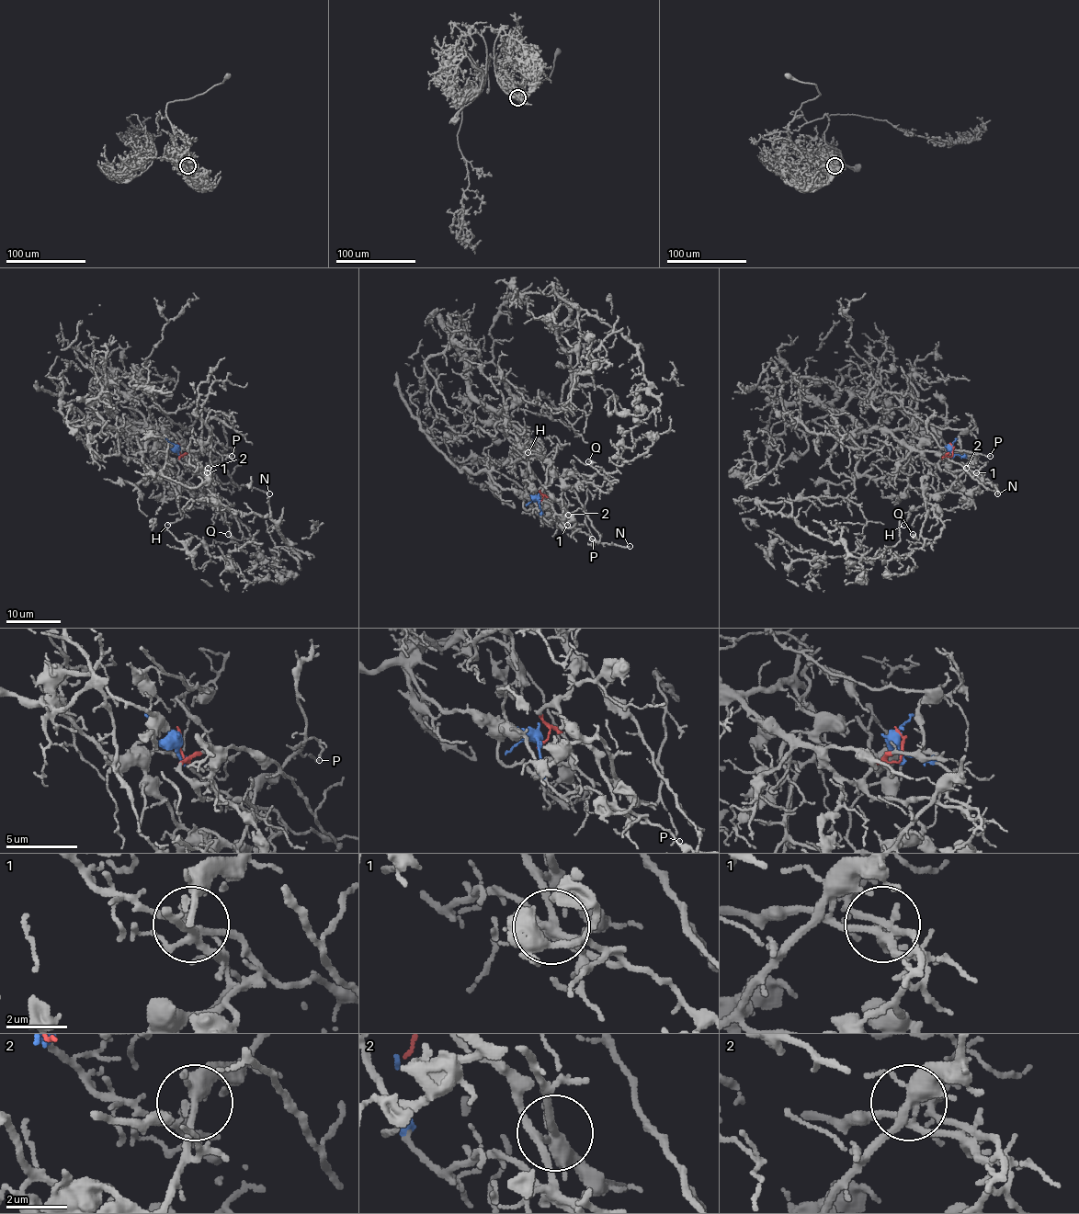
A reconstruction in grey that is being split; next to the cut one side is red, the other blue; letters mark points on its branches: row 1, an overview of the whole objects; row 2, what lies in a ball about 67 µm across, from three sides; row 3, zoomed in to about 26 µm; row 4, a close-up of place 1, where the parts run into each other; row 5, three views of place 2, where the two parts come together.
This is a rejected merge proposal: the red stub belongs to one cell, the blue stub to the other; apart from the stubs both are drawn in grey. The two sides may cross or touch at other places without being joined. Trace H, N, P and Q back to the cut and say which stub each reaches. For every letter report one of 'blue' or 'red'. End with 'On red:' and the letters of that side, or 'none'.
H: blue
N: blue
P: blue
Q: blue
On red: none

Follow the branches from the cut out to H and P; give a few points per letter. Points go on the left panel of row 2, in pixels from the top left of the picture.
H: (179, 448), (179, 454), (163, 453), (166, 465), (205, 501), (182, 510), (186, 506), (168, 524)
P: (179, 448), (179, 454), (163, 453), (166, 465), (179, 481), (200, 487), (208, 468), (222, 453), (232, 456)

